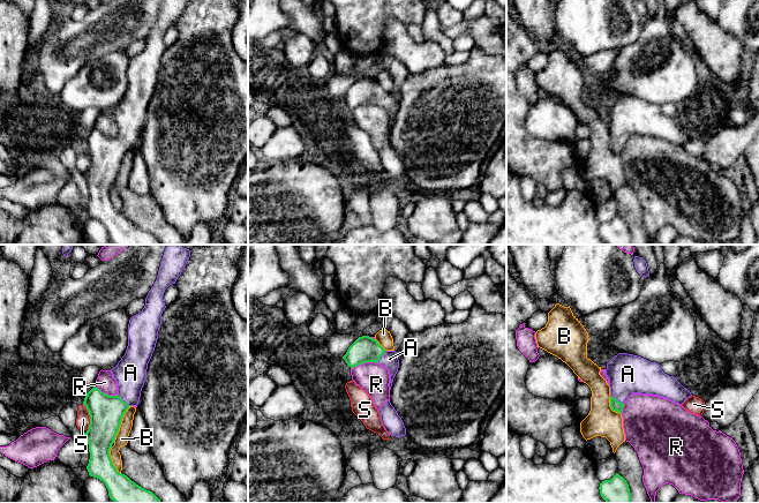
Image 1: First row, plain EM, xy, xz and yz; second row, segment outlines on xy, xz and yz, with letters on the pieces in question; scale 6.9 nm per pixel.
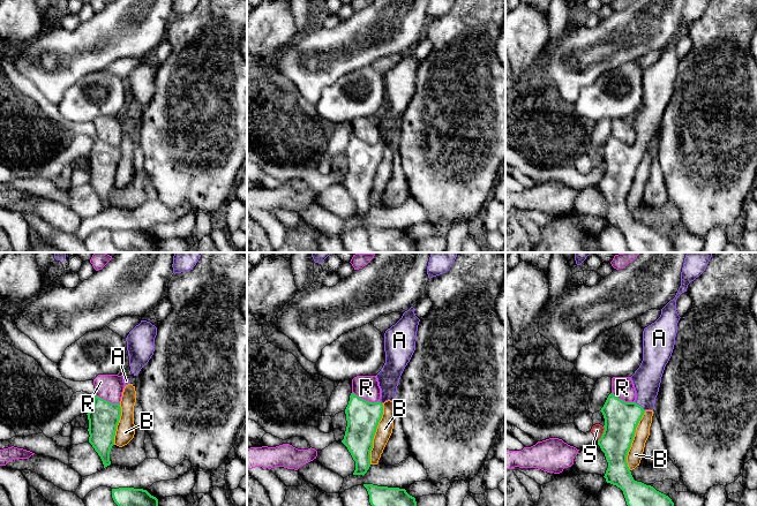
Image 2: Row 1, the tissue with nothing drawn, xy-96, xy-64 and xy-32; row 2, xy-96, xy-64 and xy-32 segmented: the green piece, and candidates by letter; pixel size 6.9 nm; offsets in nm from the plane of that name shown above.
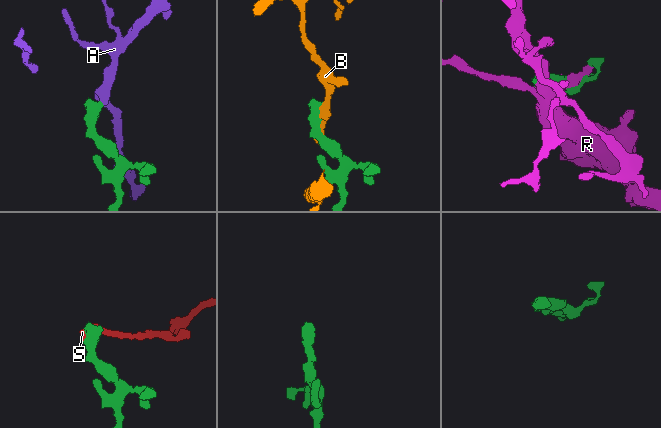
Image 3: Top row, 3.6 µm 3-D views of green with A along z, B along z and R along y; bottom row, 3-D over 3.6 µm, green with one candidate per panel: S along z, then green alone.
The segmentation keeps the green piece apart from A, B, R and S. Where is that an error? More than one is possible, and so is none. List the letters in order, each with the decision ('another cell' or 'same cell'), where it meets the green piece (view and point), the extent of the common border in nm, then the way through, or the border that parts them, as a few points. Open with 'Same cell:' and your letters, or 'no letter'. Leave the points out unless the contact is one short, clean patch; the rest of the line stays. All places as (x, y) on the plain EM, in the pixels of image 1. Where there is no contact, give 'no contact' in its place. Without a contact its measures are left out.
Same cell: A
A: same cell; contact xy (122, 142); length 120 nm; way xy (106, 154), (122, 142), (128, 136), (130, 114)
B: another cell; contact xy (120, 165); length 280 nm
R: another cell; contact xz (363, 104); length 200 nm
S: another cell; contact xy (90, 158); length 180 nm; border xy (83, 145), (89, 157), (88, 170)

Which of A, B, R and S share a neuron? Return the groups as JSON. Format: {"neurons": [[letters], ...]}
{"neurons": [["A"], ["B"], ["R"], ["S"]]}

